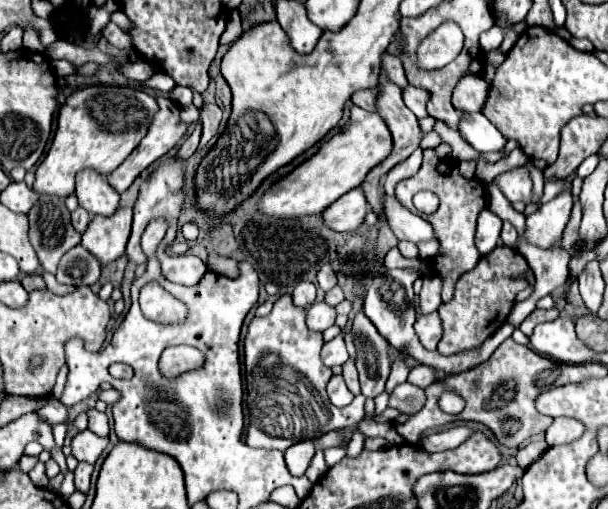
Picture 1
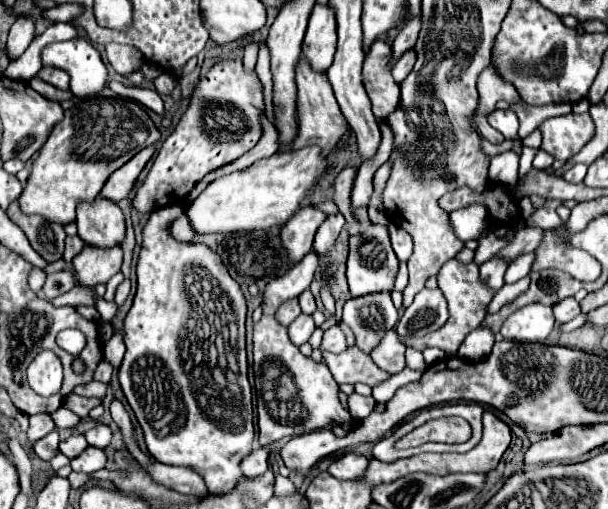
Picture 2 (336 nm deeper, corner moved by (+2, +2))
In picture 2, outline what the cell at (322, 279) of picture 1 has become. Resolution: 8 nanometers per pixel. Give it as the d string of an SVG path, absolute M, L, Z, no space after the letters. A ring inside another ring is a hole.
M337 214L337 216L327 216L327 220L321 224L321 228L317 230L315 234L315 244L313 244L313 250L315 254L319 254L319 258L327 256L331 246L335 244L341 228L345 226L345 218L343 214Z

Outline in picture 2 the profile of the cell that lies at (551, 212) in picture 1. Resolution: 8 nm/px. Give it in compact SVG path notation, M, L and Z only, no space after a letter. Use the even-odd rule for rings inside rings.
M531 252L531 254L521 254L515 262L509 264L509 268L507 268L507 272L505 272L505 284L515 284L517 280L529 276L533 262L535 262L535 252Z

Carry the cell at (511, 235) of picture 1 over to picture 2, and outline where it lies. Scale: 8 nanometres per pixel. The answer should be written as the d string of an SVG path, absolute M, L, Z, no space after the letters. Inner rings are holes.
M493 256L491 260L483 262L479 268L483 282L487 282L493 290L499 290L503 286L503 274L505 274L507 266L509 266L509 262L501 256Z

